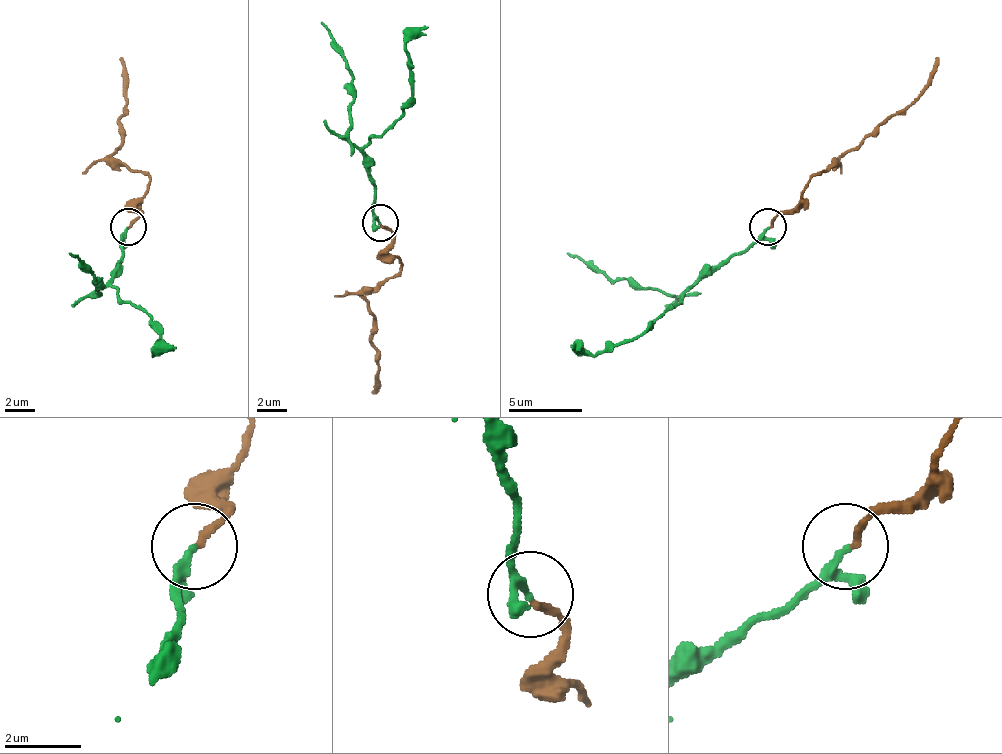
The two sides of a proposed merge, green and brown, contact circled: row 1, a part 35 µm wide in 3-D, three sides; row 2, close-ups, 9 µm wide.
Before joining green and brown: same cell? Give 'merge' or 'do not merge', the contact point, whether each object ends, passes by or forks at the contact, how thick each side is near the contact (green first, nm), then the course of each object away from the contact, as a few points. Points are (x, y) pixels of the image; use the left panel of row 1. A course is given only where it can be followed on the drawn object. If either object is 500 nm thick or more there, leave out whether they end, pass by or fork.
merge; place (128, 227); green passes by; brown ends; calibres 160 and 180 nm; course green (127, 228), (112, 287), (149, 316), (160, 338), (153, 353), (175, 346); course brown (127, 228), (138, 217), (138, 206), (149, 176), (112, 158), (127, 103), (120, 58)

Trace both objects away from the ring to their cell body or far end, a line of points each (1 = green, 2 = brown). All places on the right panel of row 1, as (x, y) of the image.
1: (766, 228), (634, 338), (590, 353), (571, 346)
2: (770, 228), (777, 217), (799, 206), (811, 176), (844, 158), (910, 103), (939, 58)

